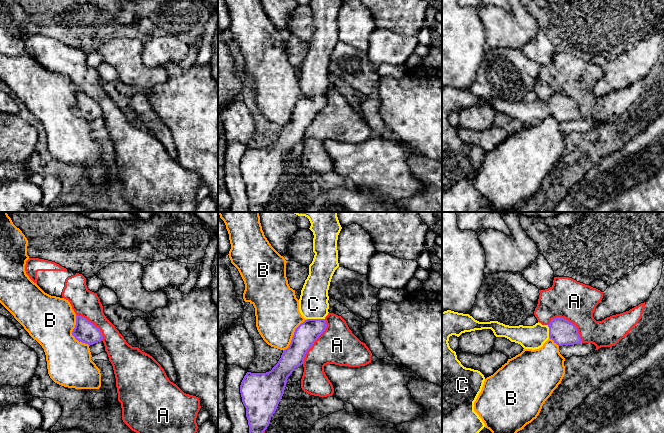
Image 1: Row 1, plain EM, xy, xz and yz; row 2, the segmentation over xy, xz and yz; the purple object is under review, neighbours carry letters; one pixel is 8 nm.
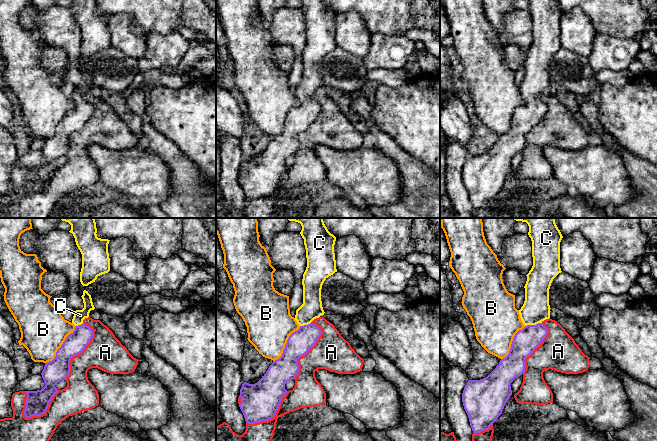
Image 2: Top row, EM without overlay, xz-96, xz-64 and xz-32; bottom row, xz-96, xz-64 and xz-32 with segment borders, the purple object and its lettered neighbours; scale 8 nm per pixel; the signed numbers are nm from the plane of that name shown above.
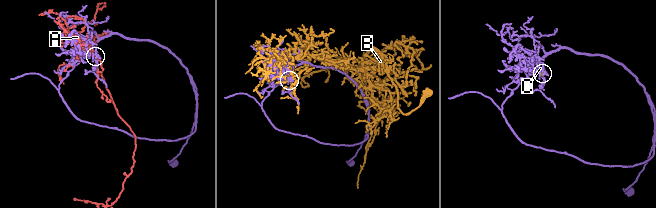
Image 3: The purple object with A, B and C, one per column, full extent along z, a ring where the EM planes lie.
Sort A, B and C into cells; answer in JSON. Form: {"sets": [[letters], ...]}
{"sets": [["A"], ["B"], ["C"]]}

